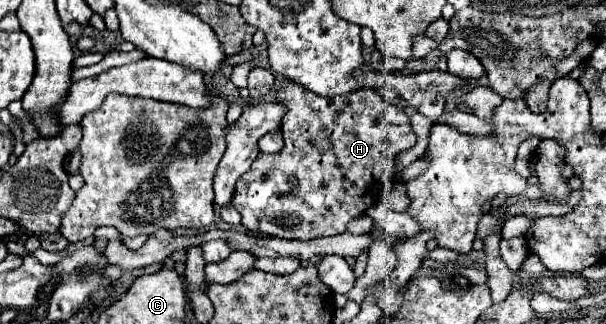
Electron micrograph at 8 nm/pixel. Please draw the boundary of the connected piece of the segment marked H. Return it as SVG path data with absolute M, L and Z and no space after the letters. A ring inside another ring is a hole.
M287 81L277 91L277 101L287 109L281 121L285 147L275 155L261 153L251 169L237 181L233 207L241 213L243 227L269 237L299 241L345 233L349 221L365 215L369 207L383 199L393 185L397 155L417 143L409 117L395 105L383 101L377 91L353 91L351 95L323 99L305 87ZM291 177L297 179L297 187L291 187Z

